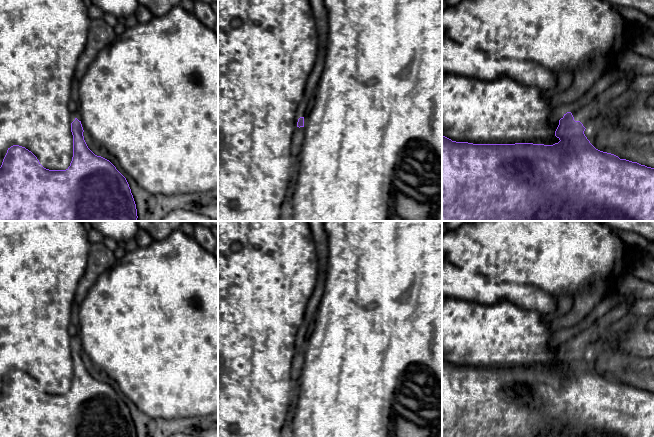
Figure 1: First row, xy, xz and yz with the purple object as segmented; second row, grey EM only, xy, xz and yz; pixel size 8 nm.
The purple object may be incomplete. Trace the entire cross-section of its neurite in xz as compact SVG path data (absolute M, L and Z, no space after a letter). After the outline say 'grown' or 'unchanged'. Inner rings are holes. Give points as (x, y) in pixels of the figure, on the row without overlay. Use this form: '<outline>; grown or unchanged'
M300 341L291 365L291 378L297 383L304 363L304 341Z; grown

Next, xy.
M72 334L73 381L66 394L44 392L25 371L8 372L0 391L0 437L137 437L126 402L87 370L81 340Z; grown

